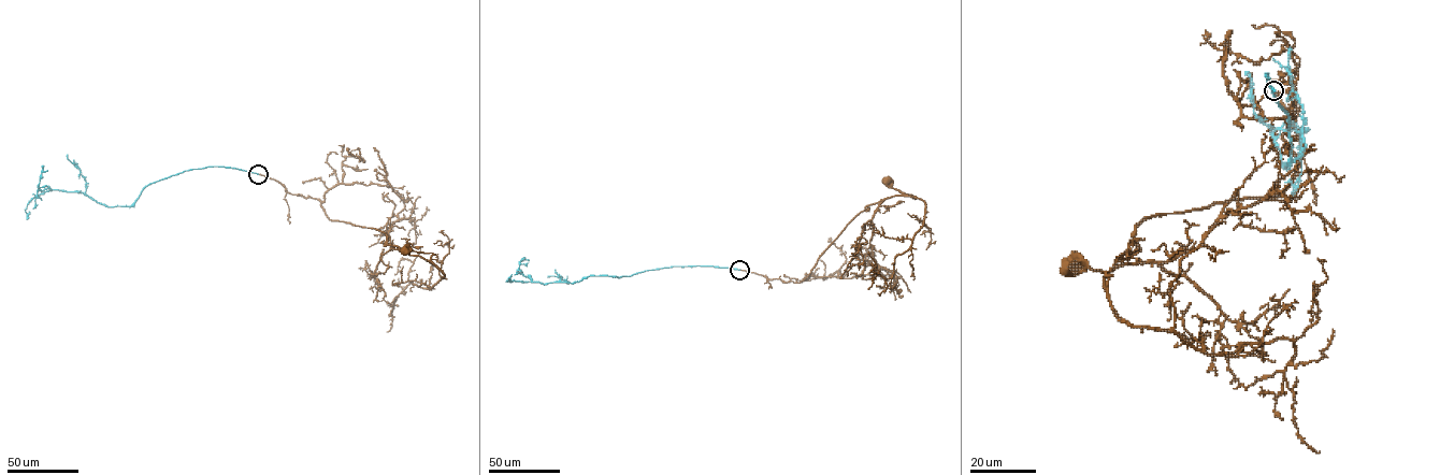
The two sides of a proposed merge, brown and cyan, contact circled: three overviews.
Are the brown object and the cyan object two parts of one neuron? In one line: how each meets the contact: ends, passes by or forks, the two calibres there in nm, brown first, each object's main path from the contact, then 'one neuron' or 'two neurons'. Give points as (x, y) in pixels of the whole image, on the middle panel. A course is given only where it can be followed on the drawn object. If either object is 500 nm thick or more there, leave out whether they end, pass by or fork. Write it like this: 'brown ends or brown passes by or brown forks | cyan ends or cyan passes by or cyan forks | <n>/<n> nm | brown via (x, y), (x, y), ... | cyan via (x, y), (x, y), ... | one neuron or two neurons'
brown ends | cyan ends | 240/320 nm | brown via (739, 270), (771, 279), (800, 283), (866, 206), (894, 196), (916, 198), (887, 181) | cyan via (739, 270), (673, 267), (630, 276), (590, 275), (573, 283), (542, 284), (522, 274), (519, 261), (524, 257) | one neuron

